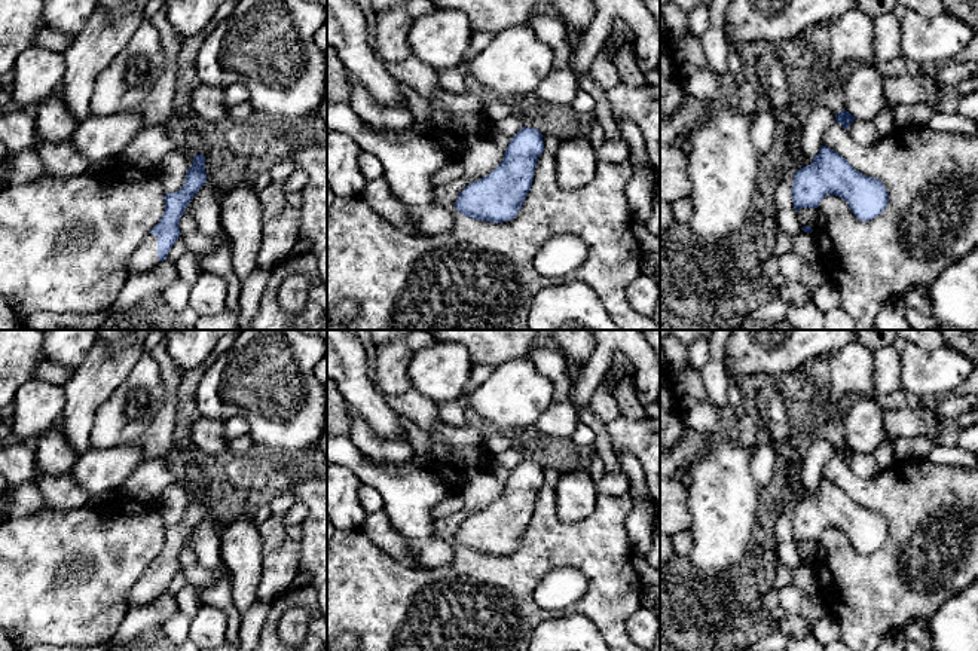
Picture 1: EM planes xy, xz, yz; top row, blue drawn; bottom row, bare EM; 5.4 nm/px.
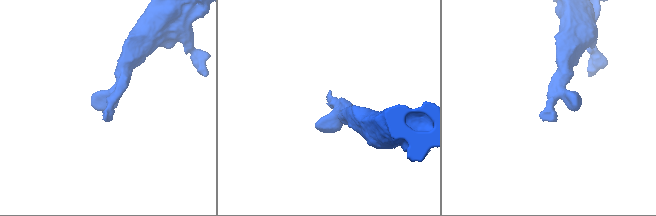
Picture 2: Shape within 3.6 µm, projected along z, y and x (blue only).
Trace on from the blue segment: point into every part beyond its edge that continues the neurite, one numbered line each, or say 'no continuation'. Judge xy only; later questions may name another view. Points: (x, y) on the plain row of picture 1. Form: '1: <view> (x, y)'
1: xy (144, 592)

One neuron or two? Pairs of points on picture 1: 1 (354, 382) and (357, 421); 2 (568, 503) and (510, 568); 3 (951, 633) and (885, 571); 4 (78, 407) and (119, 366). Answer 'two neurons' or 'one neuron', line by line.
1: two neurons
2: two neurons
3: two neurons
4: one neuron

